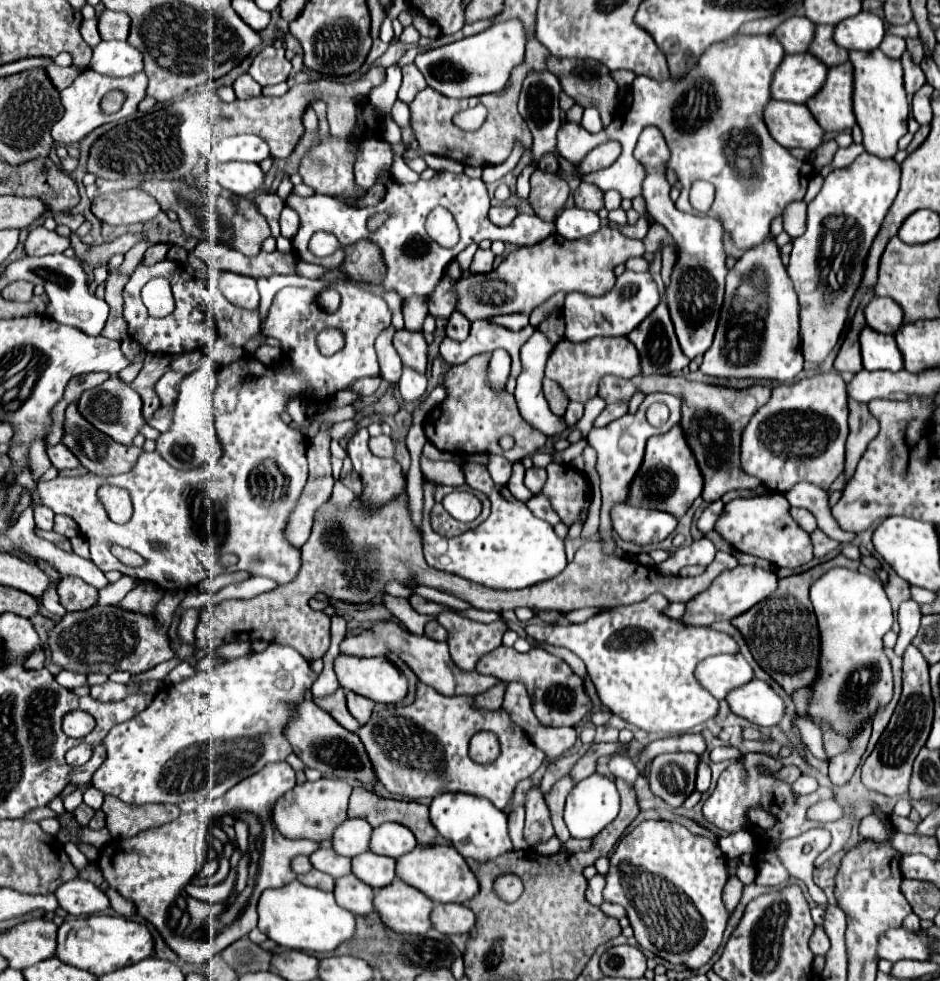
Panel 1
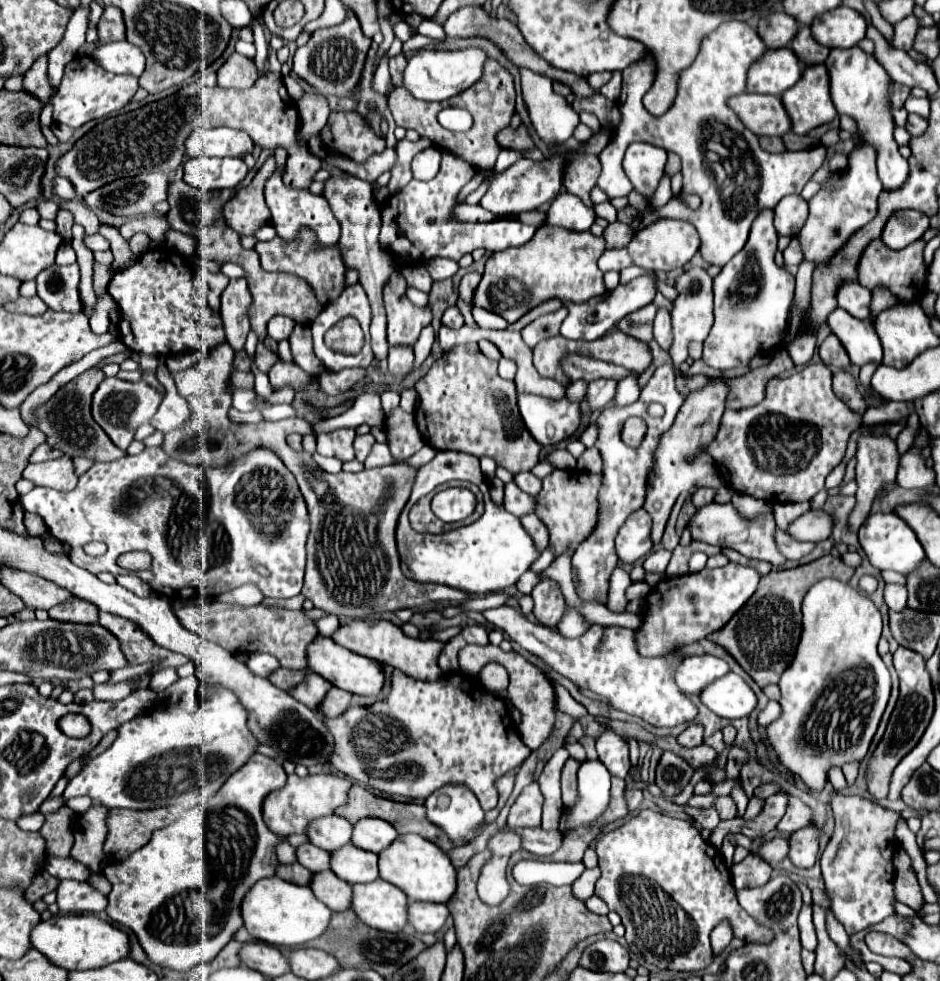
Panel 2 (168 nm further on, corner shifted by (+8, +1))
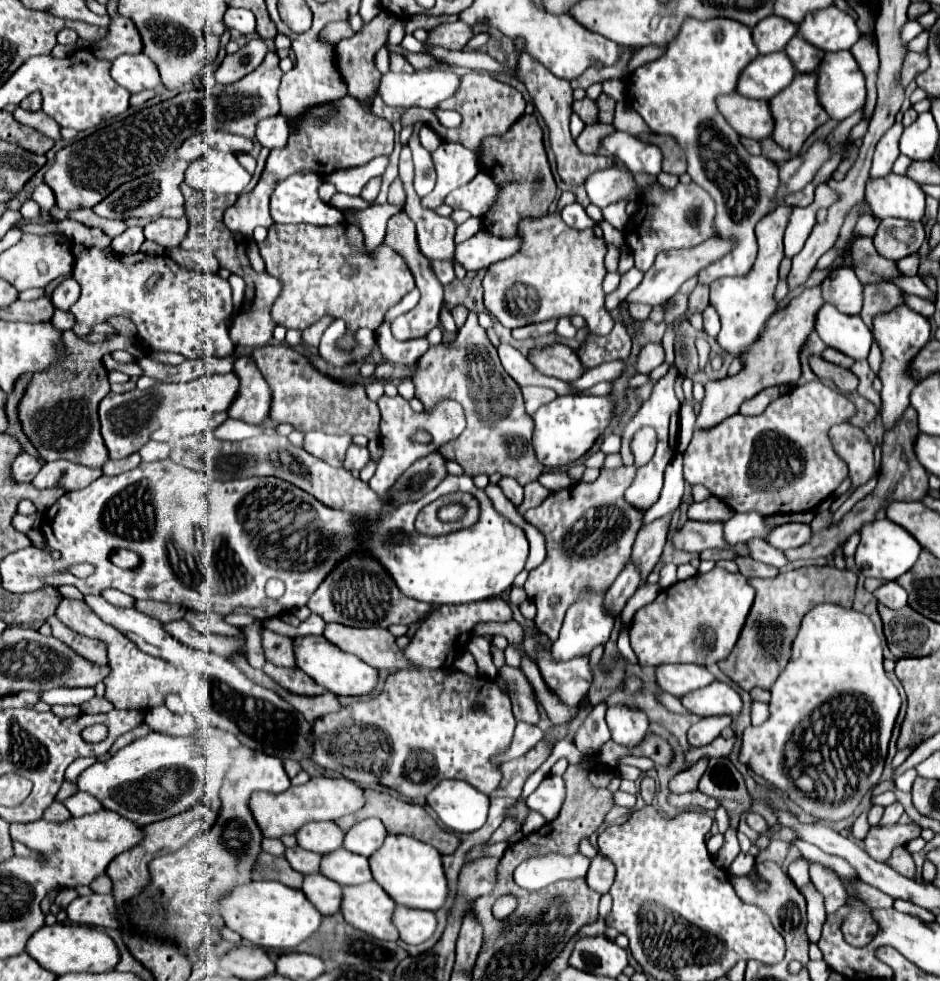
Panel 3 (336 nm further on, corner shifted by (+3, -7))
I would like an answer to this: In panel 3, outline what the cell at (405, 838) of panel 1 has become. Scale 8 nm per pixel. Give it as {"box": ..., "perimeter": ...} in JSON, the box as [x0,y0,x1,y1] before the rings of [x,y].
{"box":[344,818,388,858],"perimeter":[[[366,818],[358,824],[354,824],[348,832],[346,832],[346,842],[344,848],[370,858],[386,840],[388,830],[382,826],[382,822],[378,822],[378,818]]]}

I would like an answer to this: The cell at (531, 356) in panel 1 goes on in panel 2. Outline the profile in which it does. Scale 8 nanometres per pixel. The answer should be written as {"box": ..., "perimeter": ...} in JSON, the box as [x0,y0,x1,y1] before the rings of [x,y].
{"box":[519,394,581,446],"perimeter":[[[519,394],[519,410],[527,430],[541,446],[555,446],[569,440],[581,424],[581,406],[567,396],[561,400]]]}

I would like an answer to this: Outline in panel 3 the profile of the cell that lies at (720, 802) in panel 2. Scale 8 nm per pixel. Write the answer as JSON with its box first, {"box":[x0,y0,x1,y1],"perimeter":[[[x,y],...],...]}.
{"box":[714,826,740,868],"perimeter":[[[728,826],[728,830],[724,834],[724,846],[718,850],[714,860],[718,862],[718,866],[728,868],[732,864],[732,860],[738,856],[738,852],[740,852],[740,846],[738,846],[738,840],[736,840],[736,830],[732,826]]]}

